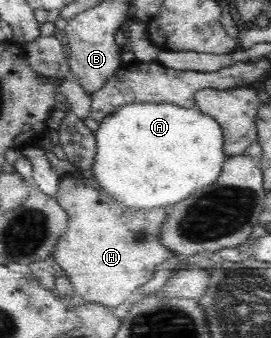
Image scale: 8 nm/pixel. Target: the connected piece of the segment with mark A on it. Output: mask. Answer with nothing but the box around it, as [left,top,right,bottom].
[87,104,227,211]

